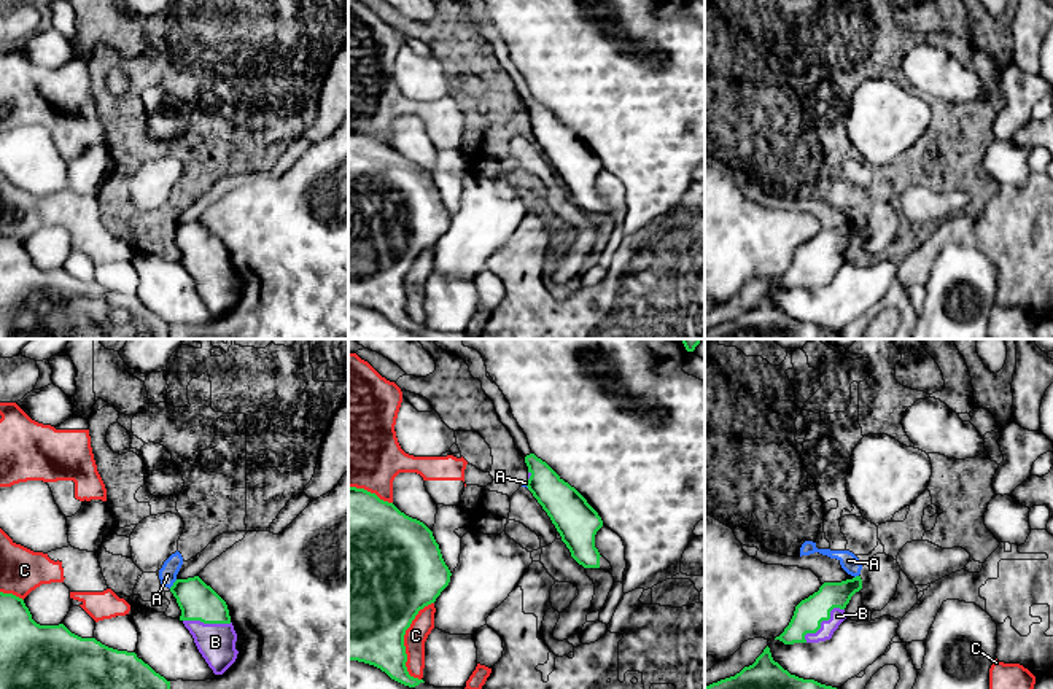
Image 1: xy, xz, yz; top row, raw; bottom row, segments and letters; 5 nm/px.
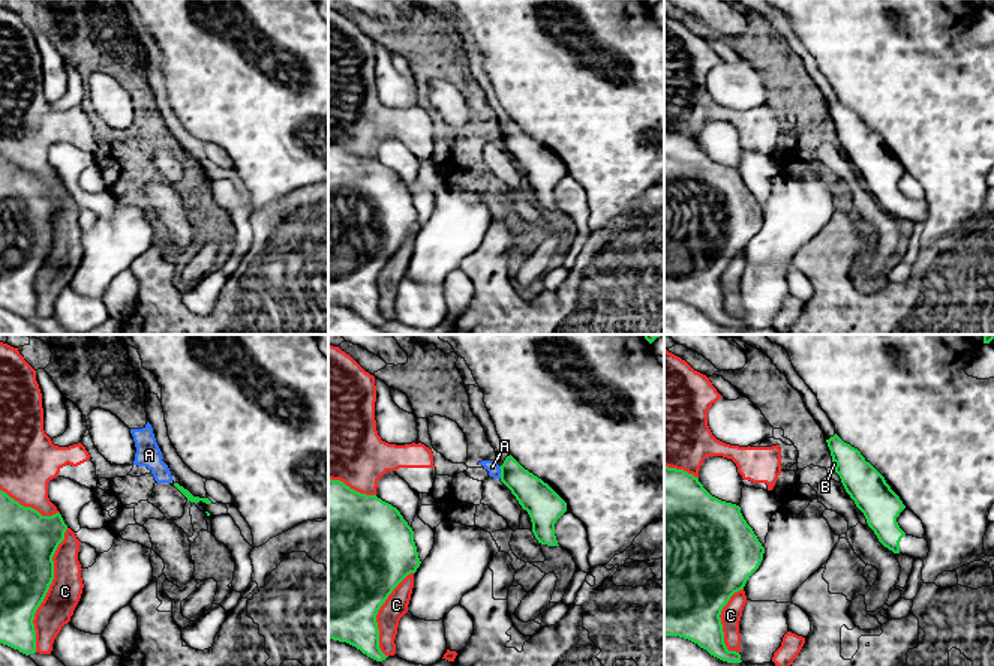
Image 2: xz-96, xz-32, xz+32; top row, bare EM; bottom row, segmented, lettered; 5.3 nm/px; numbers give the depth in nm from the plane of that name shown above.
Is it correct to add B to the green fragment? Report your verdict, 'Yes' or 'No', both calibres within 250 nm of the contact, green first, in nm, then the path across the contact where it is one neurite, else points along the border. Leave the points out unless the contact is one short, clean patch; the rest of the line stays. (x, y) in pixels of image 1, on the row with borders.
No. Thickness 150 nm (green) against 80 nm

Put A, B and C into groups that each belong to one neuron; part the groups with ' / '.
A / B C

